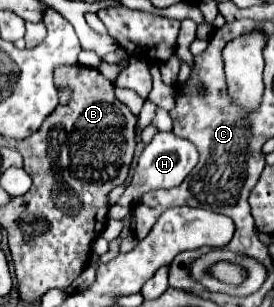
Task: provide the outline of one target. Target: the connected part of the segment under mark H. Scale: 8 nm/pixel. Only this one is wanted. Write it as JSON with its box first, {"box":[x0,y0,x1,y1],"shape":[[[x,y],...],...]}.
{"box":[119,132,197,208],"shape":[[[159,132],[155,134],[155,138],[145,146],[141,158],[139,158],[139,164],[135,168],[135,174],[131,178],[131,184],[127,186],[125,194],[119,198],[119,206],[127,206],[127,208],[133,208],[135,202],[141,198],[141,194],[145,192],[151,192],[151,190],[159,190],[159,188],[173,188],[173,186],[179,186],[187,176],[189,172],[195,168],[197,164],[197,148],[185,140],[185,138],[179,138],[175,136],[173,132]]]}

